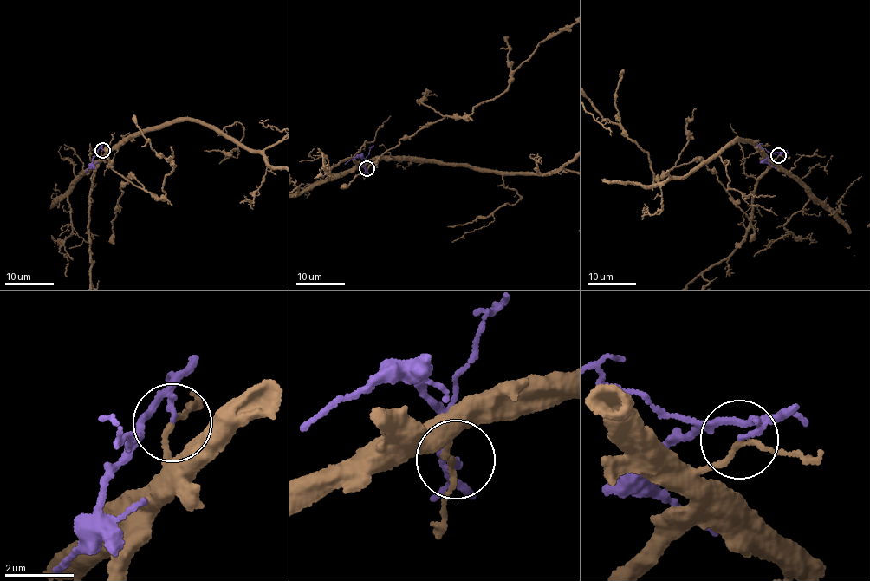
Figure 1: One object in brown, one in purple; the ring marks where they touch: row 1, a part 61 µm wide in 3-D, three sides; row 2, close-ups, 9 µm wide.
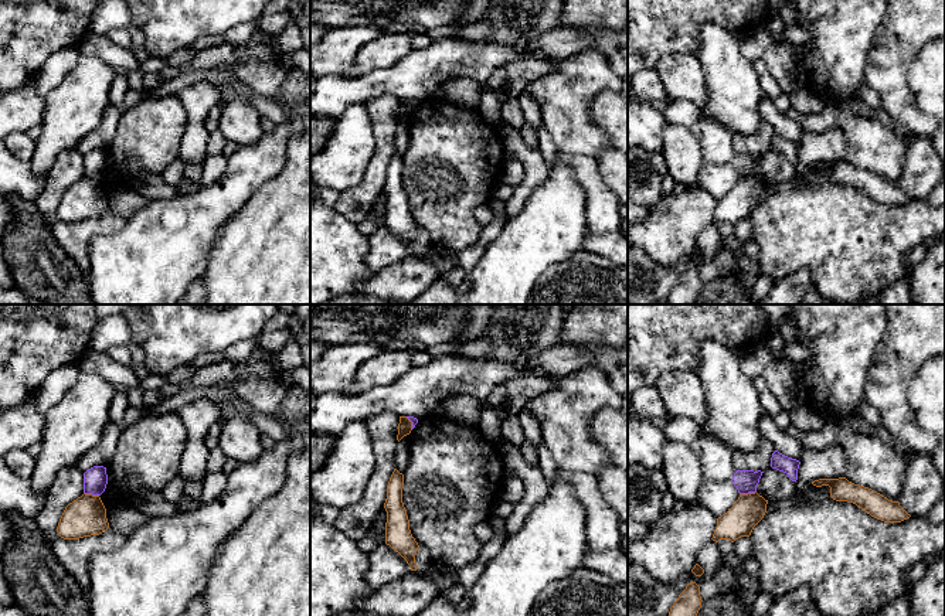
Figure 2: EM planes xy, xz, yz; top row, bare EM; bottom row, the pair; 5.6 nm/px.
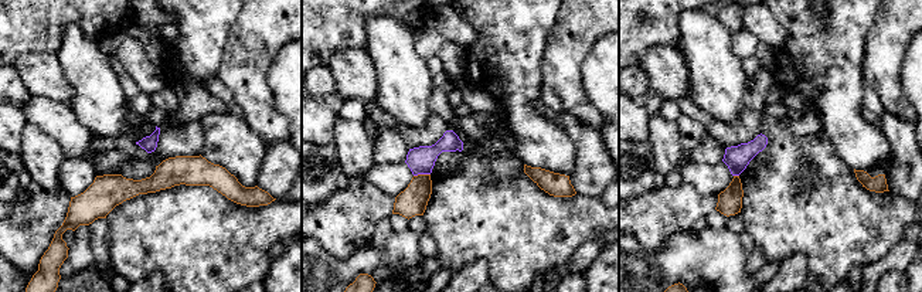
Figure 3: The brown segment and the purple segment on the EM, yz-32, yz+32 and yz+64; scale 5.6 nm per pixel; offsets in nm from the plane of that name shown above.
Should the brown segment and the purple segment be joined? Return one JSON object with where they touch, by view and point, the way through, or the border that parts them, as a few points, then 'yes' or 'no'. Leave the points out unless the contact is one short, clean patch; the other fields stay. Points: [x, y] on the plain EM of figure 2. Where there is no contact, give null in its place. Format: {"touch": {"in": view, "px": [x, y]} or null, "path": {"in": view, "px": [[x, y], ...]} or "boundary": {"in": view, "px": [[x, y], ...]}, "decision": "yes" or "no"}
{"touch": {"in": "yz", "px": [747, 177]}, "boundary": {"in": "yz", "px": [[755, 173], [740, 177]]}, "decision": "no"}

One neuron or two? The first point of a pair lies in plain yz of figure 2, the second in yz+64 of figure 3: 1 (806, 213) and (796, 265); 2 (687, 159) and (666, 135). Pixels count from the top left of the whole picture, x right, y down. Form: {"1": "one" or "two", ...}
{"1": "two", "2": "one"}

